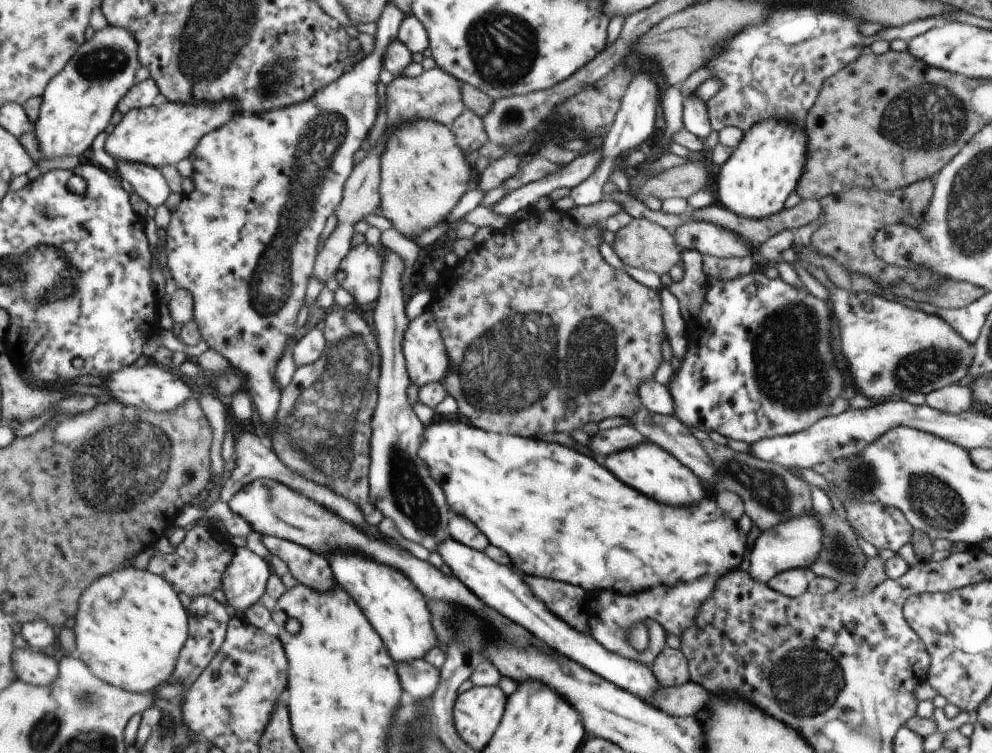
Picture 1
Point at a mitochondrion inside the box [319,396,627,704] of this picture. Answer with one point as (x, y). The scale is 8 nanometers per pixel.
(412, 496)

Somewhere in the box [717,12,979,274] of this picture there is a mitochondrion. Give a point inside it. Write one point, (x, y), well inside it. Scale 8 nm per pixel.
(928, 116)

